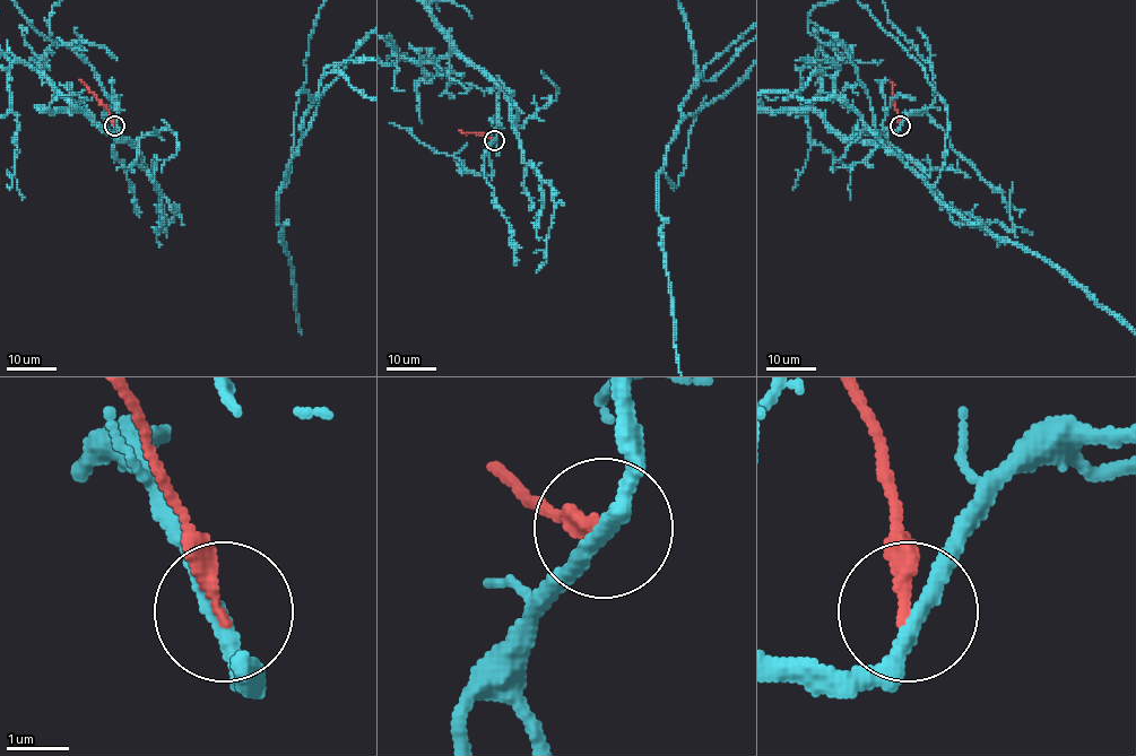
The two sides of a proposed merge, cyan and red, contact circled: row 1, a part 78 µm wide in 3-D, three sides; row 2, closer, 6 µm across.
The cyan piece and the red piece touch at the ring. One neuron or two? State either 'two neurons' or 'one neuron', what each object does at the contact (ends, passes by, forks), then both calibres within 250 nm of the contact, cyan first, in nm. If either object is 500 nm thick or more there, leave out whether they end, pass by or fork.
two neurons; cyan passes by; red ends there; 280 nm thick on the cyan side, 240 nm on the other

